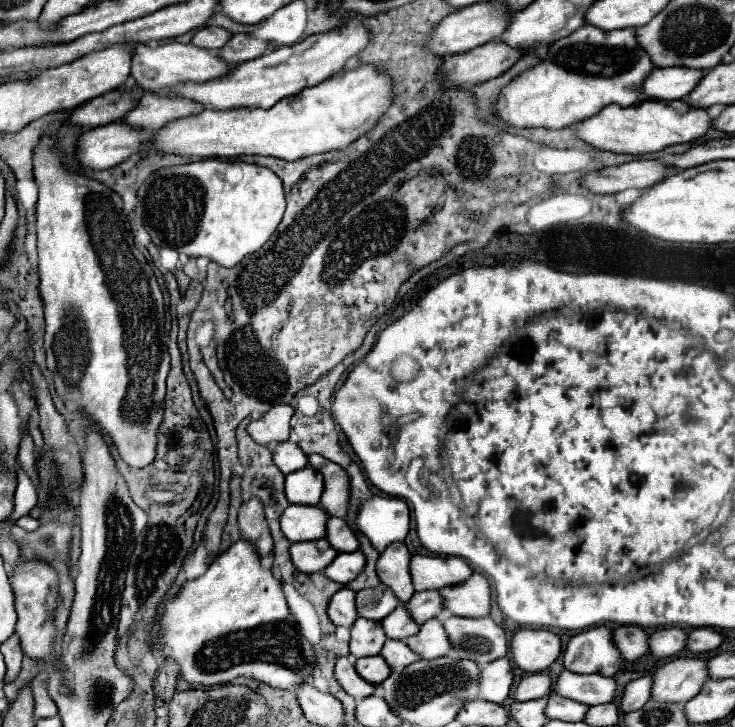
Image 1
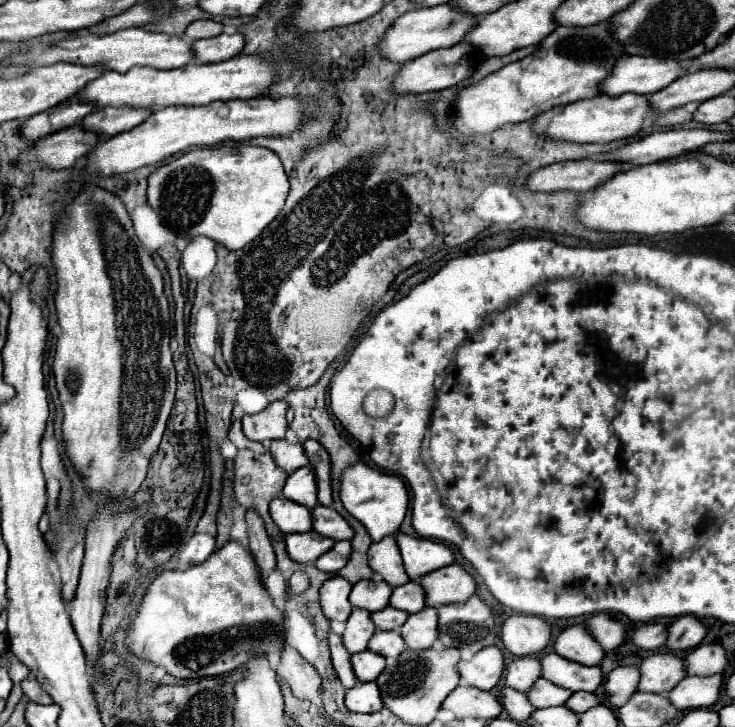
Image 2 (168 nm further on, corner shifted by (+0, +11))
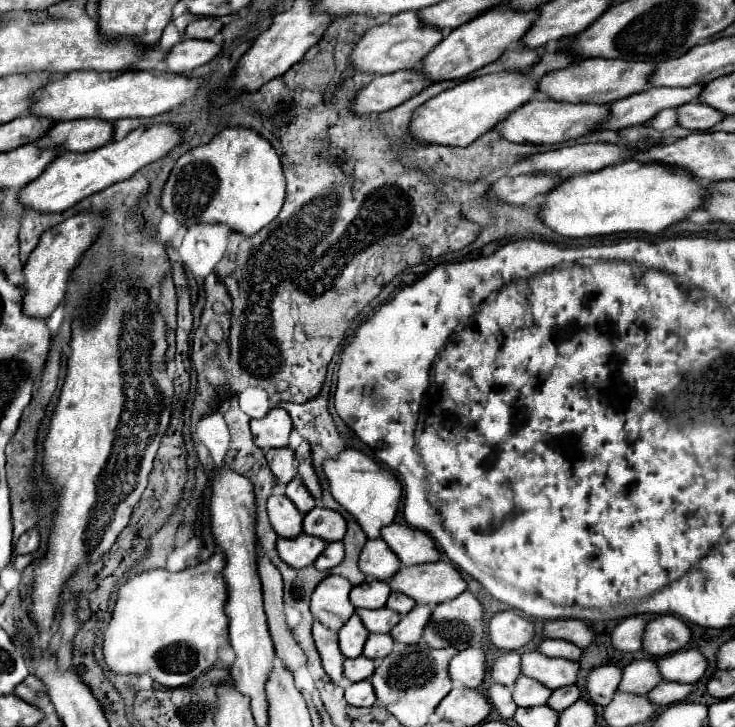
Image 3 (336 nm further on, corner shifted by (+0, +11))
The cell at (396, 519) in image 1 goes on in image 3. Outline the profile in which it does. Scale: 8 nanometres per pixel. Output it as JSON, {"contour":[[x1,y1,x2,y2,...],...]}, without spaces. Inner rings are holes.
{"contour":[[353,447,343,449,335,459,331,457,323,461,323,473,329,481,331,495,335,497,335,501,359,521,361,529,367,533,369,539,379,537,381,527,389,525,395,519,401,499,401,483,387,467,377,463,363,451]]}

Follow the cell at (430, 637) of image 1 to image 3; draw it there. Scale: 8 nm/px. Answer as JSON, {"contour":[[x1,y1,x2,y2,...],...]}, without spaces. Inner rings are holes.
{"contour":[[415,605,407,615,401,617,401,621,391,629,391,637,397,643,417,643,423,635,423,629,431,617,431,607,429,605]]}

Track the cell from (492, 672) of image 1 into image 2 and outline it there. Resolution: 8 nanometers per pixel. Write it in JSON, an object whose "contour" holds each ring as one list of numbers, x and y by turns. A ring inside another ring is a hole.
{"contour":[[487,647,475,653,473,659,459,663,461,681,485,691,491,691,501,681,503,669,505,669,505,657,499,647]]}

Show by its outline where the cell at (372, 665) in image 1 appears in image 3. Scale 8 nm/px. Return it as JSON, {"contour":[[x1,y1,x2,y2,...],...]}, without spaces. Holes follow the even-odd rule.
{"contour":[[357,657,357,659,345,659,343,663,343,675,351,681,351,683,357,683,357,681,363,681,363,679,369,679,371,673,375,671,375,663,367,657]]}

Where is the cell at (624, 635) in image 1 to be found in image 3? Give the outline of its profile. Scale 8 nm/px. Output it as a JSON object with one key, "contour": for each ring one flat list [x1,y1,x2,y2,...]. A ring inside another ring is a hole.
{"contour":[[555,619,543,625,543,637,547,639,565,639,585,649,593,641,593,631,579,619]]}

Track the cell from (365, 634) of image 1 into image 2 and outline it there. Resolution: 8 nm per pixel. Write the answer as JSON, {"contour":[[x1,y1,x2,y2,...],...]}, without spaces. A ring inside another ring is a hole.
{"contour":[[353,609,353,613,347,619,347,629,343,633,343,643,349,653,365,651,369,645,369,639,375,635,377,627,371,621,371,615,365,609]]}

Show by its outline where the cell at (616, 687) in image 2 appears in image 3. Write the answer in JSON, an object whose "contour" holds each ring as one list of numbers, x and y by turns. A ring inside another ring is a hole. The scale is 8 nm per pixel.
{"contour":[[603,665,595,667,587,675,587,691,595,705,607,705,611,701,611,695,617,693,621,669,615,665]]}

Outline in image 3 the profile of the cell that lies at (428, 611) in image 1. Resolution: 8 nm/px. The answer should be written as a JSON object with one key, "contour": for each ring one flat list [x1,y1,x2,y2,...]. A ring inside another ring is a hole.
{"contour":[[391,593,387,603,385,603,385,607,397,611,399,615,405,615,405,613,409,613,415,607,415,603,407,595,403,595,403,593]]}

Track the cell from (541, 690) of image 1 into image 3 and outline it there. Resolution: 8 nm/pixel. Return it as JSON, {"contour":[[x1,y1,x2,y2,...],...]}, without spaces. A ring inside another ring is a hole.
{"contour":[[509,651,509,653,499,655,493,661,489,675,491,675,491,679,495,683,501,683,501,685,511,687,515,683,515,677,519,677,519,653]]}

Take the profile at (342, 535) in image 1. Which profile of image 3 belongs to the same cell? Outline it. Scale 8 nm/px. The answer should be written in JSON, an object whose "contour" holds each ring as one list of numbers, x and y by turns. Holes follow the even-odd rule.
{"contour":[[315,507,303,519,303,533,319,537,327,543,341,541,345,531,347,531,345,519,337,511,331,511,331,509]]}

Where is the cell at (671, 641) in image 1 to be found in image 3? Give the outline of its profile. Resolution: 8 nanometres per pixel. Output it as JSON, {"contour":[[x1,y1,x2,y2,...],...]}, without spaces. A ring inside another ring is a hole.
{"contour":[[641,617,623,619,611,631,611,645,617,651,623,651,623,653,639,651,641,649,641,639,643,639,643,625,645,625,645,619,641,619]]}

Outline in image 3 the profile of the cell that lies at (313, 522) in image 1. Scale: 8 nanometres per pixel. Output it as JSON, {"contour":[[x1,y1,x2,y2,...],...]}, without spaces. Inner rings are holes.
{"contour":[[271,495,267,499,267,513,271,527,279,537,293,539,303,533,303,515,295,509,295,505,285,497,285,495]]}

